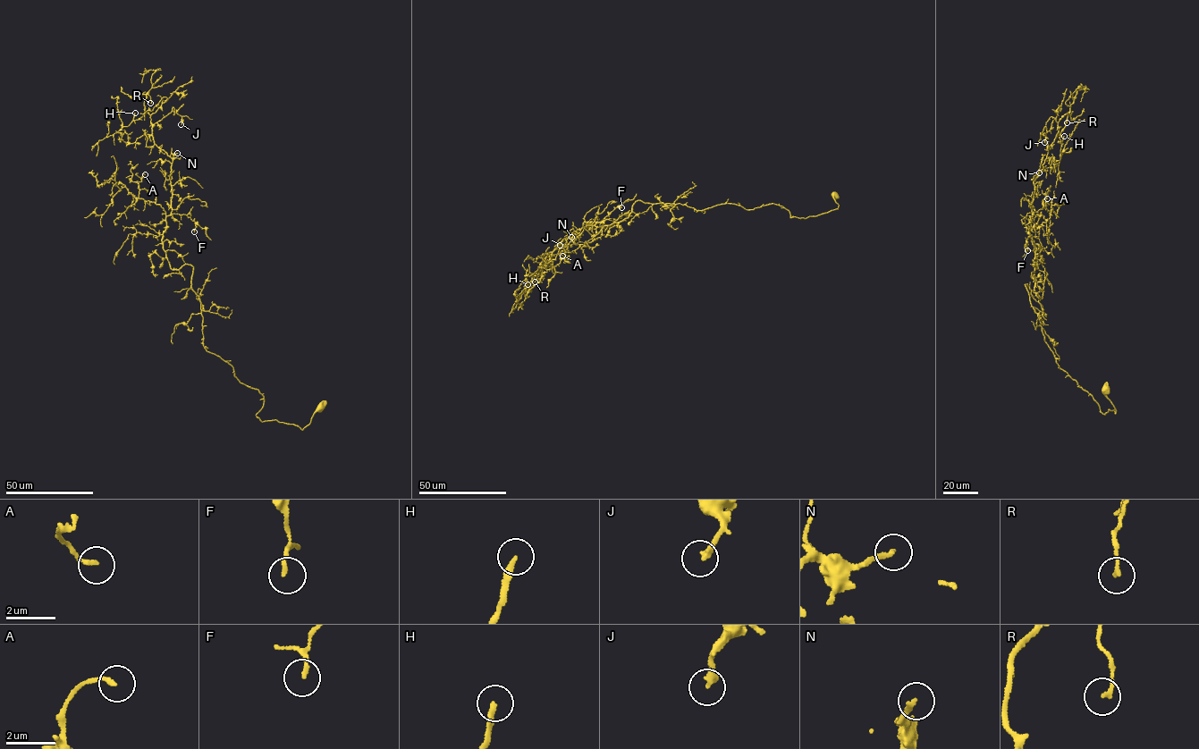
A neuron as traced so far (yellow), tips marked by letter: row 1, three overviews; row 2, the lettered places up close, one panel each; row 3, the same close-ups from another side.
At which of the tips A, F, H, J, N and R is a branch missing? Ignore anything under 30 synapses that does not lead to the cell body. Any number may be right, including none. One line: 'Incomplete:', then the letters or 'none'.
Incomplete: J

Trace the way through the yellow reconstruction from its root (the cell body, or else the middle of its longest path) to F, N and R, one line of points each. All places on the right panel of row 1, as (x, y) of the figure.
F: (1106, 391), (1115, 413), (1101, 412), (1092, 396), (1056, 363), (1025, 286), (1034, 291), (1030, 234), (1027, 250)
N: (1106, 391), (1115, 413), (1101, 412), (1059, 367), (1025, 286), (1034, 291), (1029, 231), (1039, 172)
R: (1106, 391), (1115, 413), (1101, 412), (1059, 367), (1025, 286), (1034, 291), (1034, 180), (1068, 114), (1067, 122)

